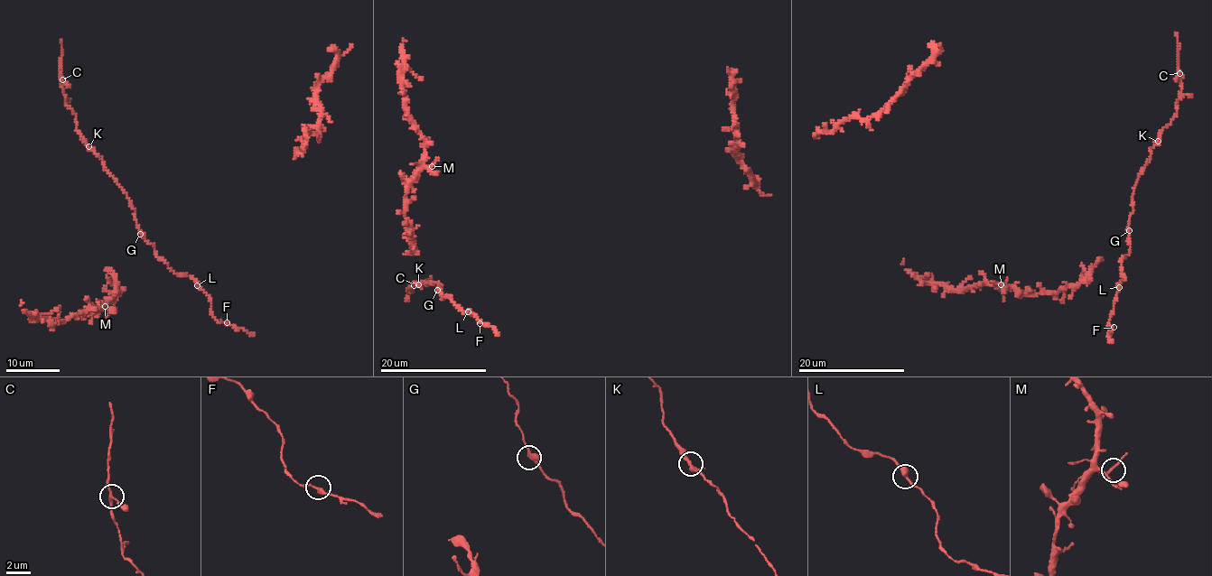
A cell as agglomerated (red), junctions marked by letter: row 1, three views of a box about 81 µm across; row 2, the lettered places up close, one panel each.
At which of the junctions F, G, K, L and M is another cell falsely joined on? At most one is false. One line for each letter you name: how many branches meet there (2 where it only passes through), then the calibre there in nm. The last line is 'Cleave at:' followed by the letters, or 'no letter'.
Cleave at: no letter

